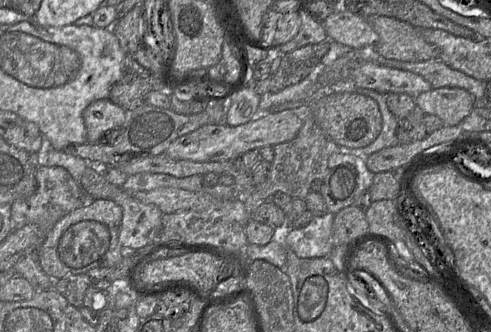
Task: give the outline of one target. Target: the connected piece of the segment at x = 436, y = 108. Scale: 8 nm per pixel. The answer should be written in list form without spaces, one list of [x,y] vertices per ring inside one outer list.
[[[459,87],[433,88],[416,97],[416,105],[425,114],[438,116],[444,126],[458,125],[475,107],[475,98]]]

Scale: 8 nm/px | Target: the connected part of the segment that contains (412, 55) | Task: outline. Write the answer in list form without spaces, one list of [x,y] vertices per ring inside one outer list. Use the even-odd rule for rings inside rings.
[[[388,16],[366,17],[377,33],[375,50],[388,59],[426,61],[438,57],[438,50],[428,43],[419,29]]]

